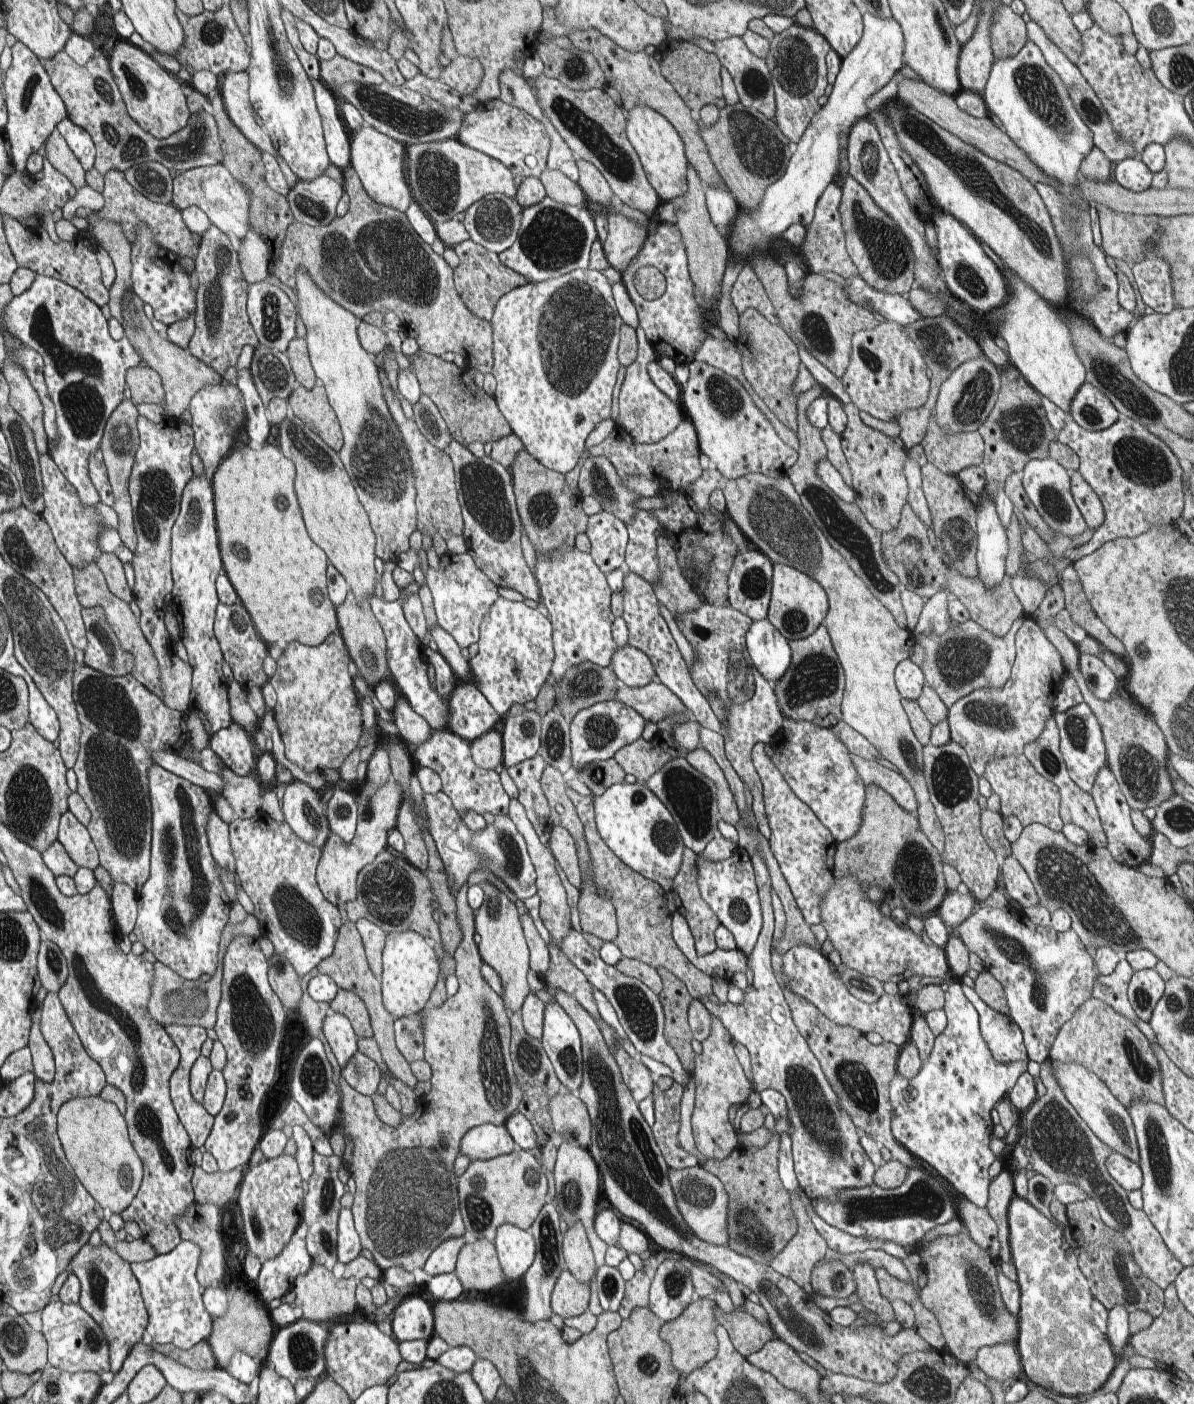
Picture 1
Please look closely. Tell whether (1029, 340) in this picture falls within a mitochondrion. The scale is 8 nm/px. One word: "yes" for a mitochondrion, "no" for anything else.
no

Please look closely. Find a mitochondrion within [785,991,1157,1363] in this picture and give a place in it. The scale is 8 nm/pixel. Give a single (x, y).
(1056, 1136)

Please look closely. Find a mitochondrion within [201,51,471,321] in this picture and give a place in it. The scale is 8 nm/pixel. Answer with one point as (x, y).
(408, 120)

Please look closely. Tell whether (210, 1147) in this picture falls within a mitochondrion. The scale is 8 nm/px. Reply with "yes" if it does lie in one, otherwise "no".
no

